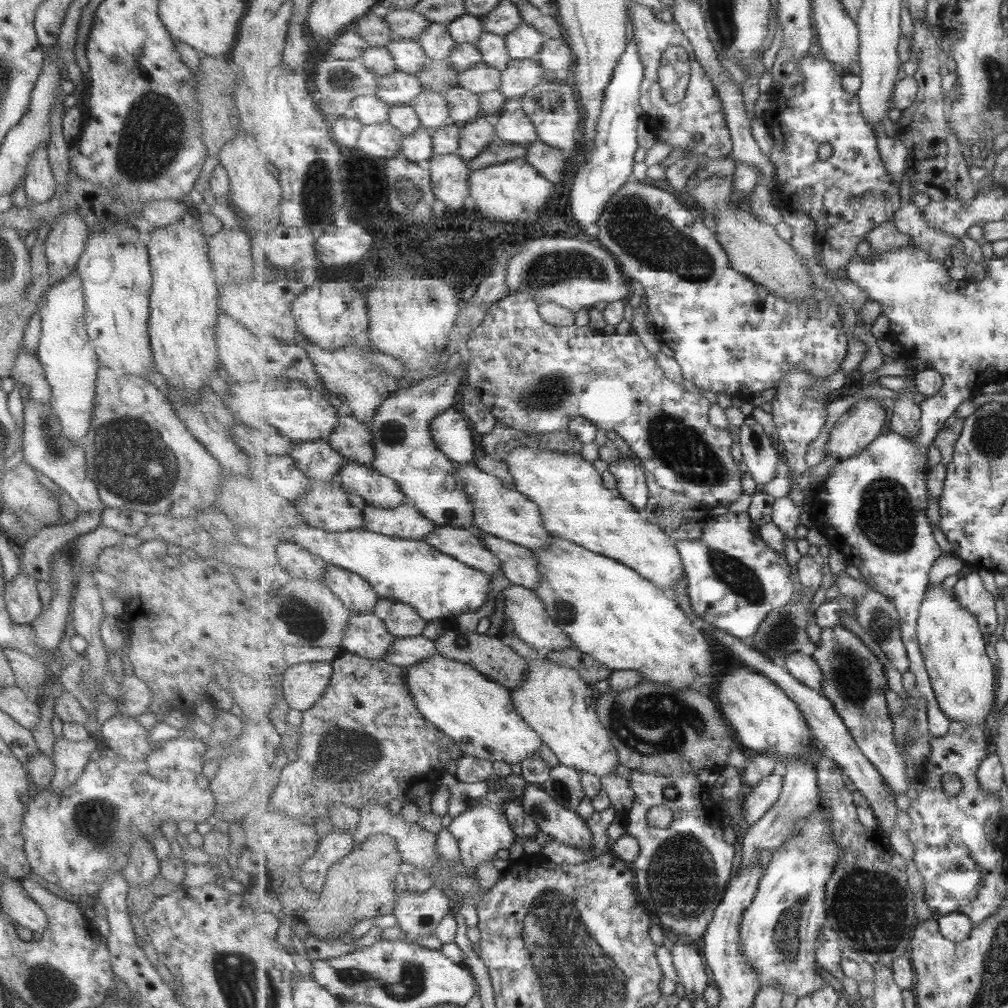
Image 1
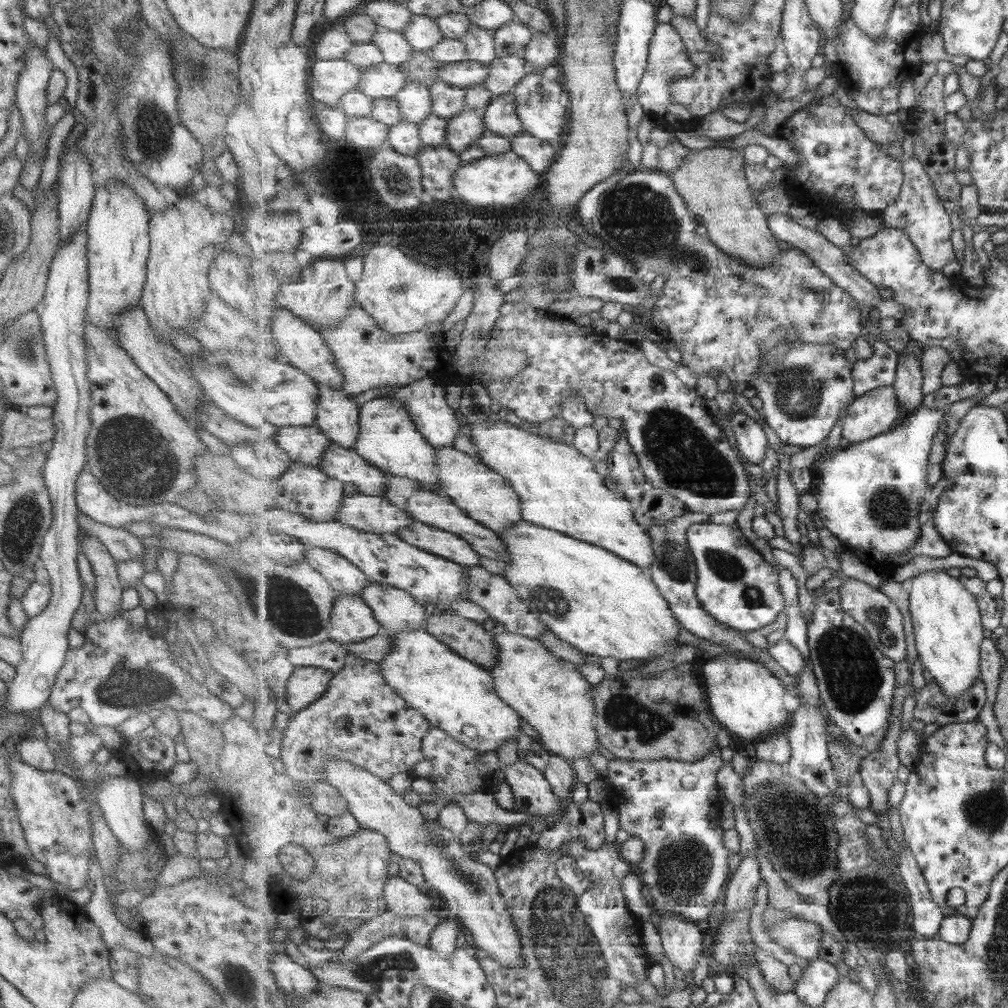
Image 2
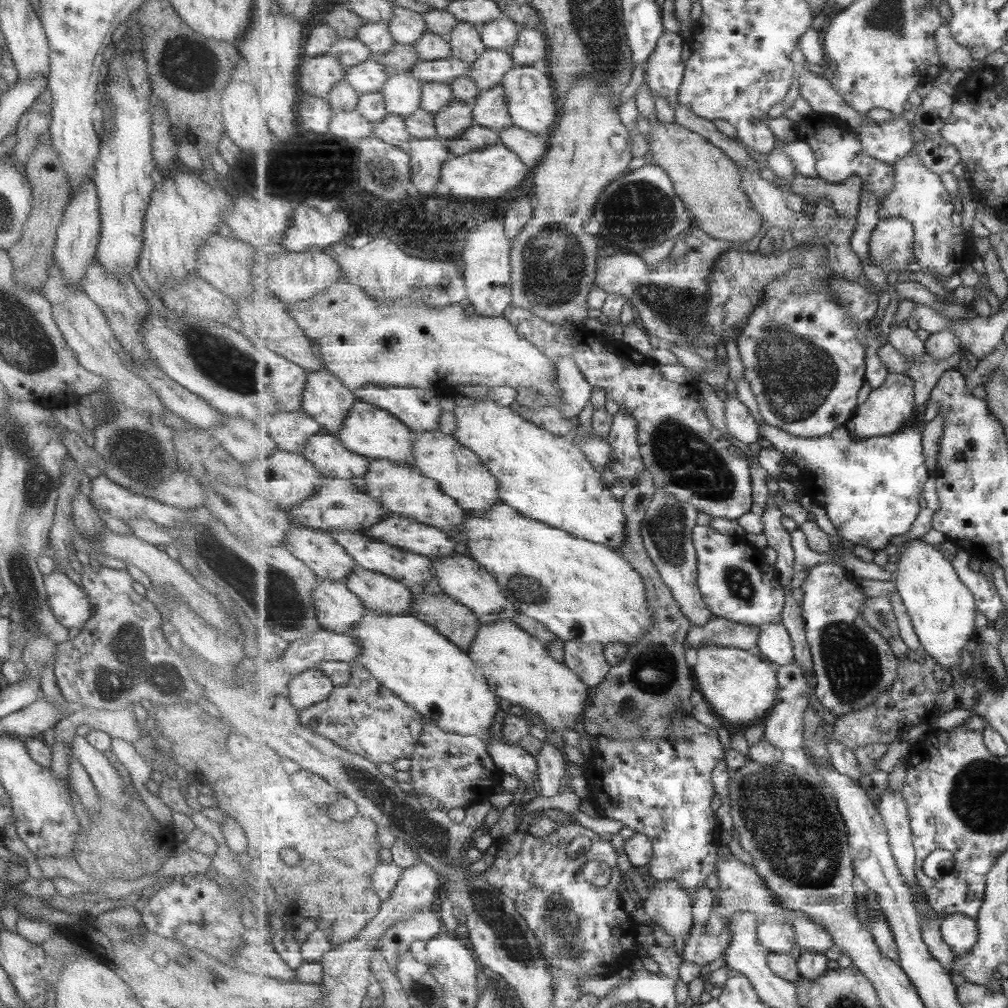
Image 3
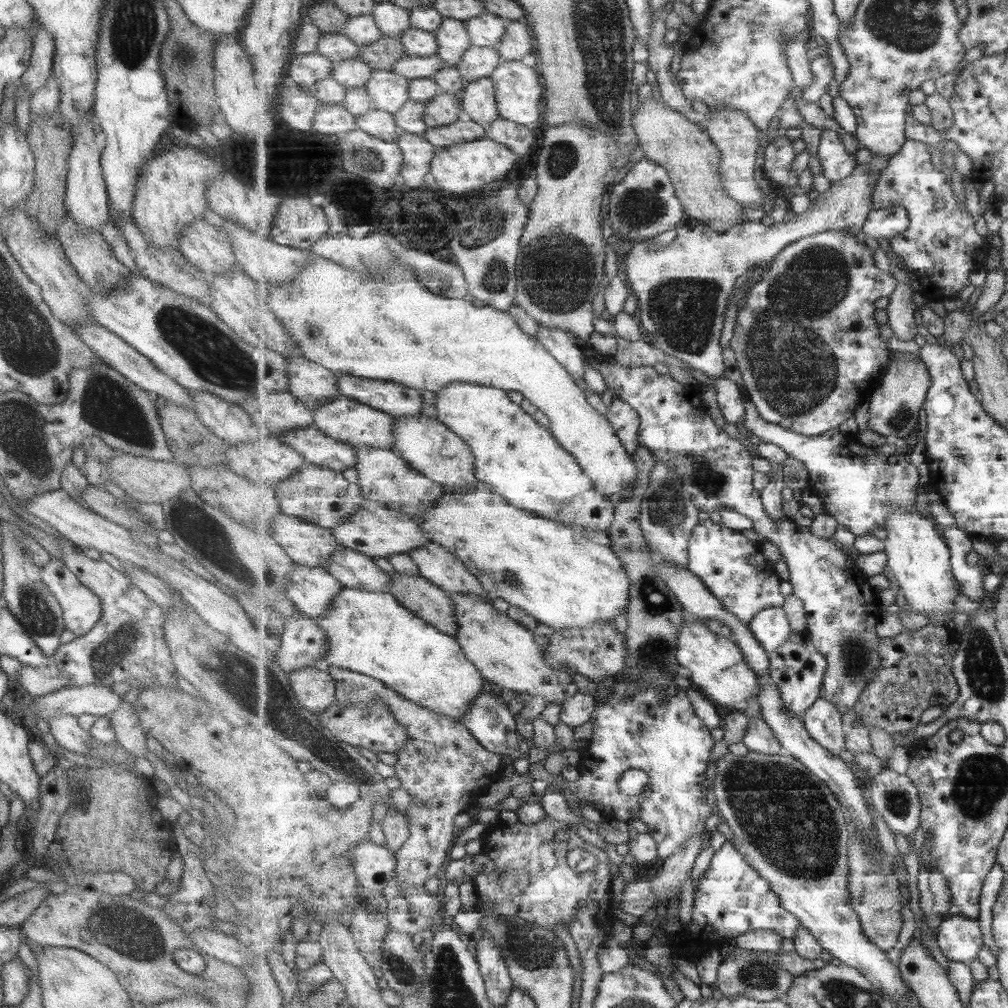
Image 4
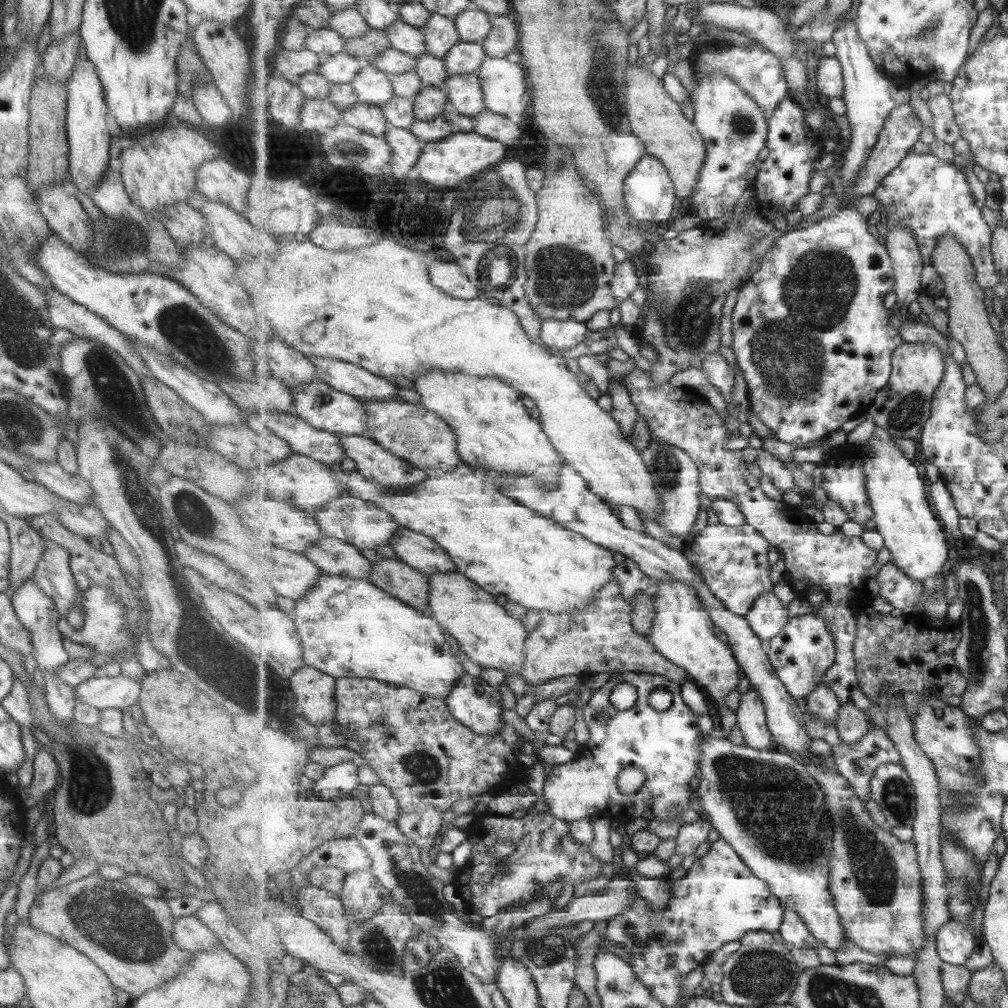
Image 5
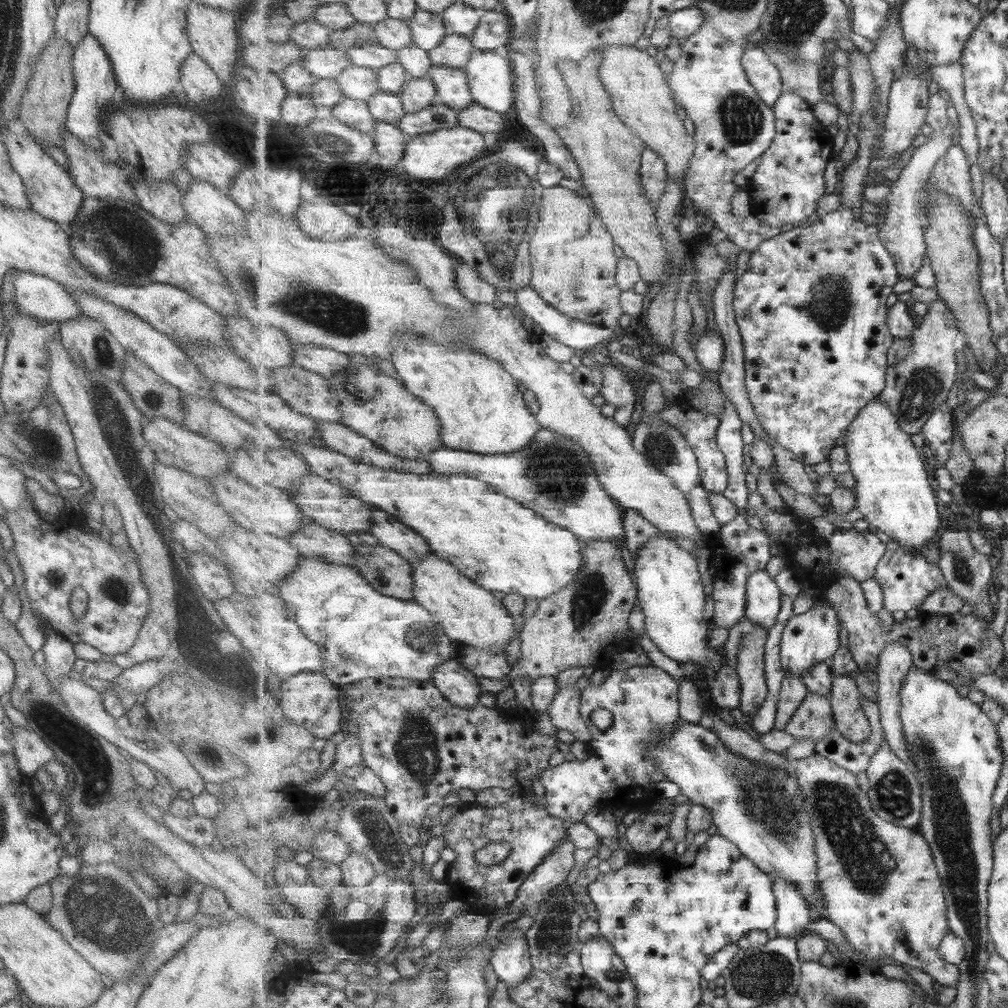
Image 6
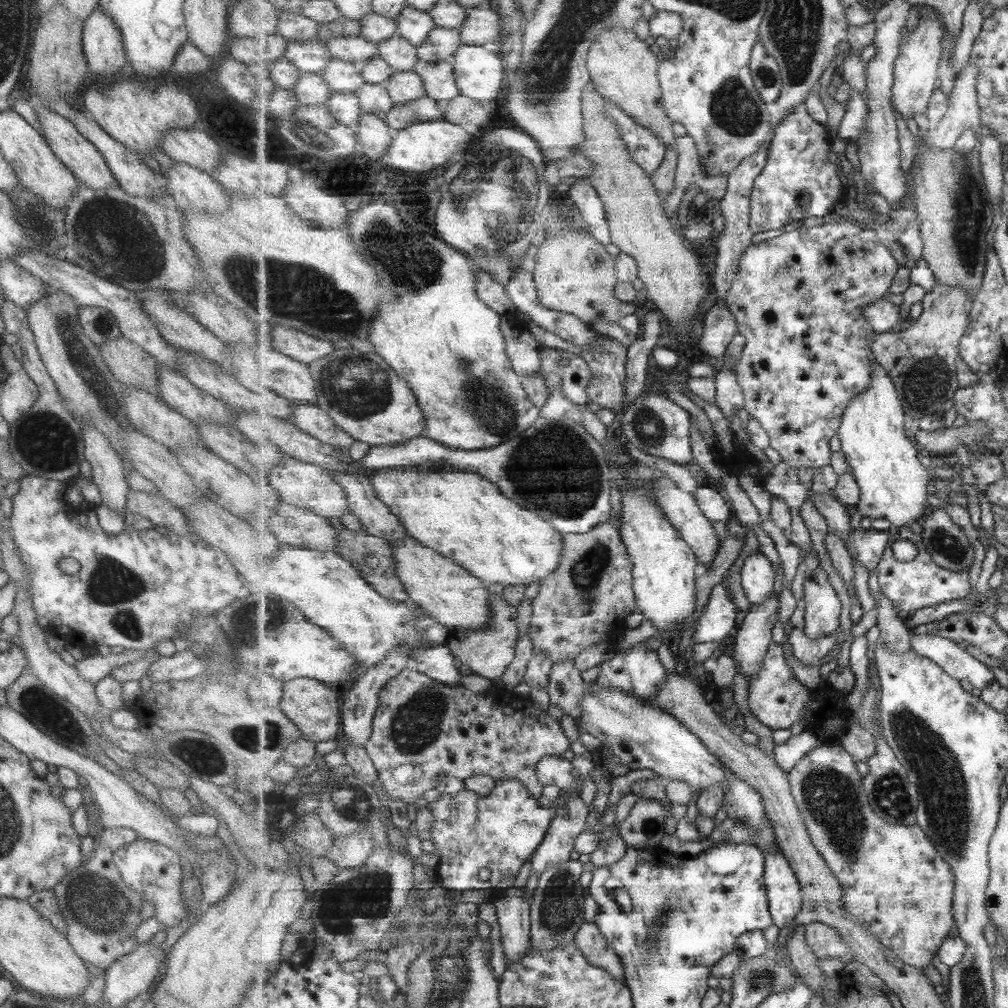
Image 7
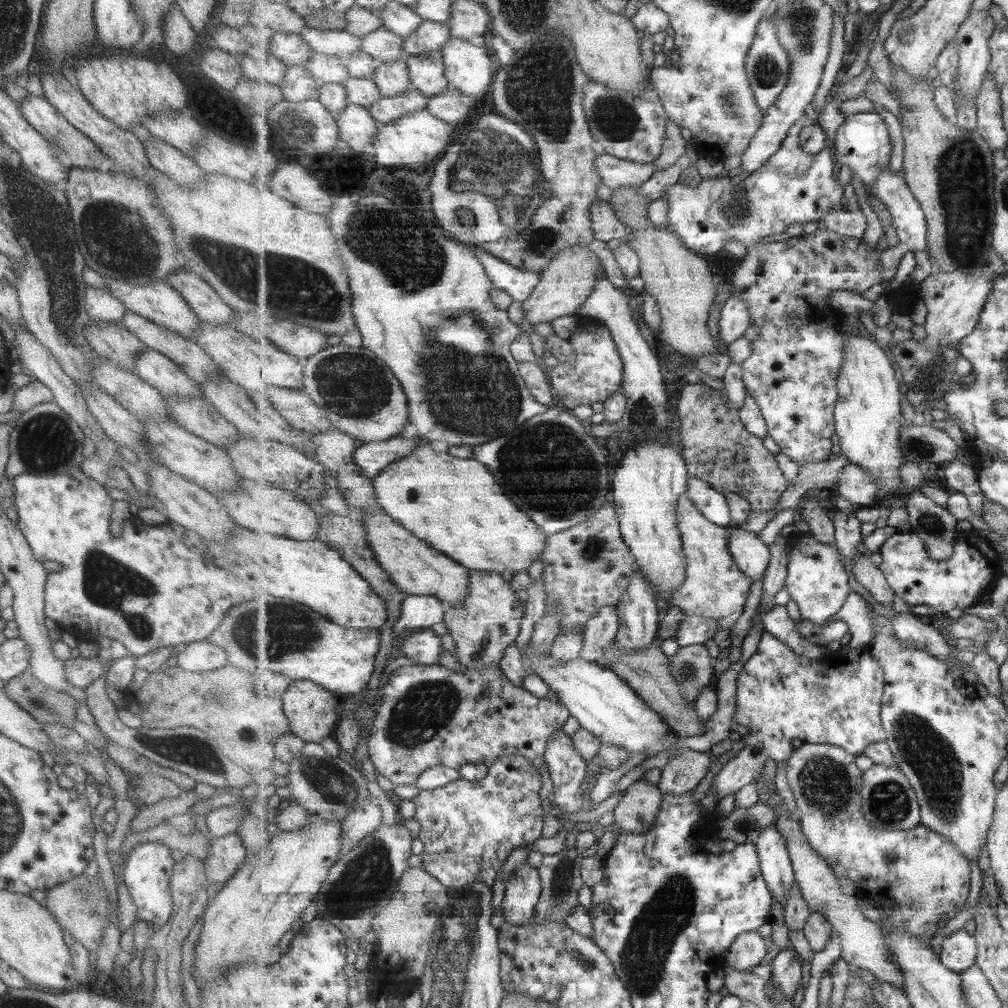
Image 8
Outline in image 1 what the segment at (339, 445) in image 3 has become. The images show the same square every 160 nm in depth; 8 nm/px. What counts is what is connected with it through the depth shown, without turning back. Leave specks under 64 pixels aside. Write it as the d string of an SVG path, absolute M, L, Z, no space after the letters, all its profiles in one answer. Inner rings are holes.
M346 459L336 481L361 496L369 507L391 509L405 502L406 495L395 480L381 475L372 466L354 460Z

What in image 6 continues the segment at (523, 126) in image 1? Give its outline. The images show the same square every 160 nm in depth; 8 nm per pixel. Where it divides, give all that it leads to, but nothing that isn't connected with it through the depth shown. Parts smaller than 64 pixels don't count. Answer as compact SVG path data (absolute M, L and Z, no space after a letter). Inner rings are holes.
M433 66L428 78L437 87L438 102L449 105L458 112L469 108L474 103L465 68L451 69Z

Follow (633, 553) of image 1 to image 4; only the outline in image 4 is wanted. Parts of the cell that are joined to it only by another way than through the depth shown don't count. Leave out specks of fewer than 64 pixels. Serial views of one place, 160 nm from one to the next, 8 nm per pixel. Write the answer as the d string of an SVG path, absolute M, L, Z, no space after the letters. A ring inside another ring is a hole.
M455 382L436 393L437 418L448 425L472 448L476 456L475 476L479 482L492 487L492 492L503 496L509 504L545 519L559 521L565 525L577 525L577 529L609 530L616 518L616 507L608 496L595 490L595 482L583 472L580 462L569 452L557 437L533 416L523 410L522 405L511 401L505 390L493 386Z

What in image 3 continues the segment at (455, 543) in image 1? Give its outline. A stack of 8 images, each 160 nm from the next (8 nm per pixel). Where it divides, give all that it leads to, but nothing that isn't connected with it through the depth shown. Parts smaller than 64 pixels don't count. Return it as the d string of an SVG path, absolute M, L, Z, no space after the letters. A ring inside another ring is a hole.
M392 511L383 517L381 523L363 530L362 533L389 546L397 546L421 556L439 558L456 554L457 544L451 540L450 534Z

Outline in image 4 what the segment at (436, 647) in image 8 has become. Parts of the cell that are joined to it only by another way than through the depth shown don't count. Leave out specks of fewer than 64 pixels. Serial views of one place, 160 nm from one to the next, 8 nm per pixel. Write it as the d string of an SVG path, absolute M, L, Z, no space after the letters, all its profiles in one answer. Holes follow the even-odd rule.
M484 687L484 691L476 698L472 709L463 720L463 724L480 740L480 743L491 752L496 752L505 757L511 757L511 761L529 757L531 747L521 734L517 733L516 715L509 712L508 702L503 701L499 694L495 694L491 687Z

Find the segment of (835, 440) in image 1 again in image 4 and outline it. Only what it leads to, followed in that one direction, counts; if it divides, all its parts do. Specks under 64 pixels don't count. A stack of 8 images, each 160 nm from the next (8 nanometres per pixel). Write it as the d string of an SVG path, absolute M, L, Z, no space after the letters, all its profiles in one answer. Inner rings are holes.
M919 357L917 361L893 360L888 366L888 371L882 378L881 386L872 392L870 401L870 419L868 429L877 432L888 439L895 437L906 439L909 434L917 432L919 410L927 400L927 392L932 385L928 366Z

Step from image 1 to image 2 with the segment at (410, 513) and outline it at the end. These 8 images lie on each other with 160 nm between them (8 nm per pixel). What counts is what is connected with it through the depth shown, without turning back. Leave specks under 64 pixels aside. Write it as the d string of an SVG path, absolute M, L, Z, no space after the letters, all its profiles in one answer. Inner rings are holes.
M362 492L345 498L335 520L362 532L395 535L415 522L405 510L394 506L385 497L369 497Z

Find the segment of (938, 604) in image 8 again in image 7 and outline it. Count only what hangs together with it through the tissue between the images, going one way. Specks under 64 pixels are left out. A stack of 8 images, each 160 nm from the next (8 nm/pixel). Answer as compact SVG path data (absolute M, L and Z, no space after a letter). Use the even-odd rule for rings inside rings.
M891 526L889 528L892 540L889 542L887 551L883 556L883 560L878 566L878 575L882 594L884 594L891 602L893 607L897 609L897 613L901 615L911 615L916 610L923 610L930 606L941 604L941 602L949 602L949 600L959 600L965 598L973 588L969 584L968 570L961 572L953 572L948 568L943 568L933 560L929 554L922 536L917 536L911 532L911 528L897 528ZM897 541L910 541L918 548L919 554L912 561L899 561L893 556L893 544Z

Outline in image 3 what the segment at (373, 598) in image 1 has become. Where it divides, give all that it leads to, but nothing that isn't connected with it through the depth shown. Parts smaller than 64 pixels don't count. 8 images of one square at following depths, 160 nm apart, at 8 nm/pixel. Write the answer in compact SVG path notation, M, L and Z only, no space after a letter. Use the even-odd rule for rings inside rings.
M311 527L290 528L283 546L305 561L322 579L347 581L357 562L328 532Z

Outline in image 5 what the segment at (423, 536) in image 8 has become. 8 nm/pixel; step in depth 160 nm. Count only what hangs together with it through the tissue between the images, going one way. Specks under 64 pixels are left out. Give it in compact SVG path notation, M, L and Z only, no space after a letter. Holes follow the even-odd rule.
M340 465L331 466L331 472L337 480L347 484L351 496L375 502L381 510L389 512L402 528L429 536L455 561L458 572L468 576L469 580L493 595L502 594L507 600L538 610L542 615L567 615L581 611L614 579L613 570L620 561L618 554L506 496L495 482L483 479L472 470L459 469L441 476L429 476L415 487L401 491L371 483L357 470L350 475L343 474Z

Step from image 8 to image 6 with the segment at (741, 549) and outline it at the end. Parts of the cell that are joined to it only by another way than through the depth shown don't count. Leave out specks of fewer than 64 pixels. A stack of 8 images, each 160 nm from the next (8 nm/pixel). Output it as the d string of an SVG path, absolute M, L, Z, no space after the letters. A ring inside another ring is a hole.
M765 569L756 572L748 580L748 607L746 618L754 625L771 630L777 624L781 612L783 593Z

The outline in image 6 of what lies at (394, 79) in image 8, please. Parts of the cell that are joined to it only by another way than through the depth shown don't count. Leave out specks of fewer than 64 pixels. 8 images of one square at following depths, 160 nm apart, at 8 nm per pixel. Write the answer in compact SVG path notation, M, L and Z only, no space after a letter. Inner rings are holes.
M410 78L401 92L407 113L415 114L431 107L439 100L435 83L427 78Z

